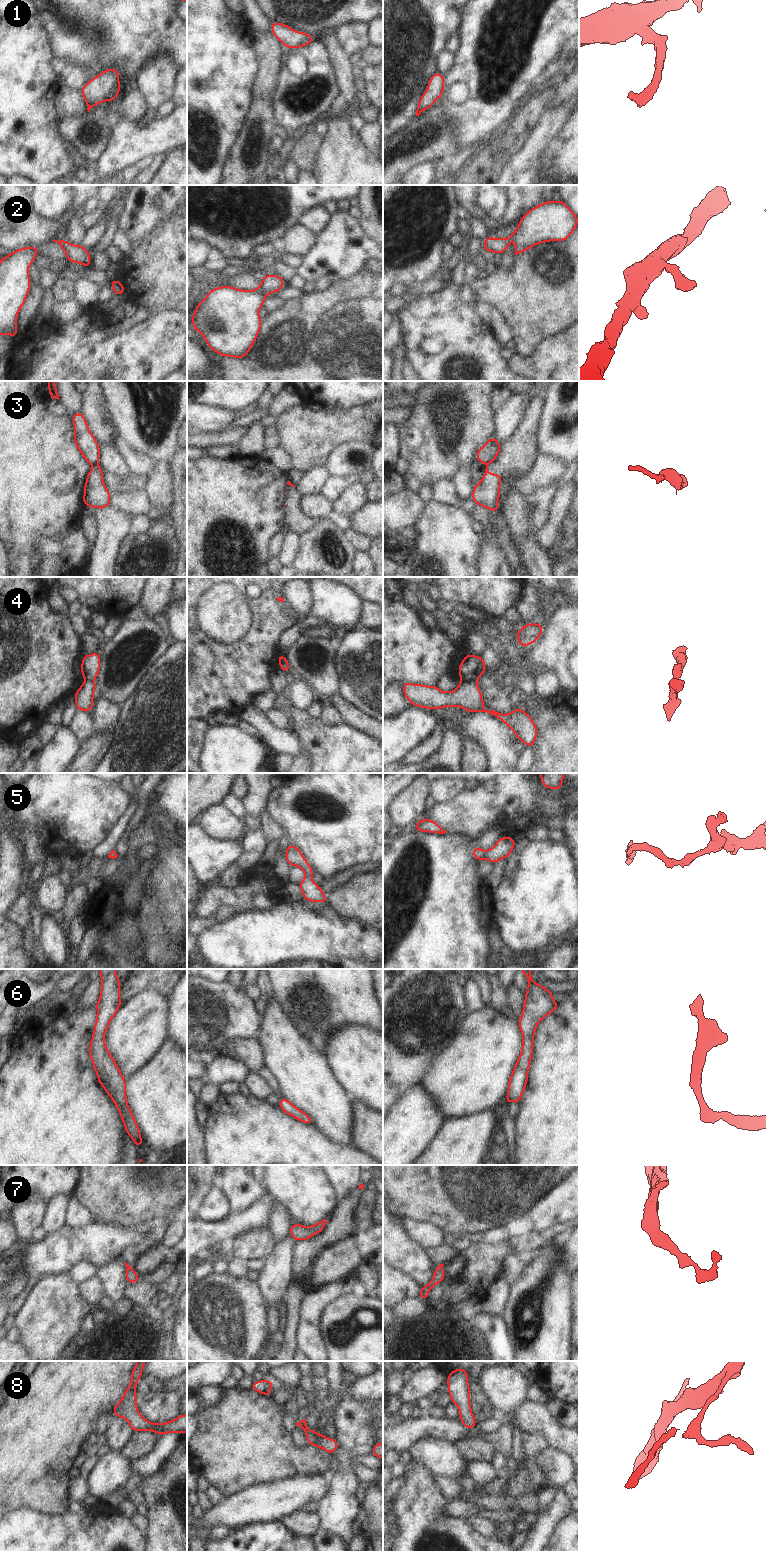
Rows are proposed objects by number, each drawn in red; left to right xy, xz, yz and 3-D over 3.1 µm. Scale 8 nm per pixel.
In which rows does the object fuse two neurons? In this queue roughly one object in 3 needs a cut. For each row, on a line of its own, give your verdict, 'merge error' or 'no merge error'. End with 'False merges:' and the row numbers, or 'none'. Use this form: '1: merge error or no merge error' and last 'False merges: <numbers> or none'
1: no merge error
2: no merge error
3: merge error
4: merge error
5: no merge error
6: no merge error
7: no merge error
8: no merge error
False merges: 3, 4

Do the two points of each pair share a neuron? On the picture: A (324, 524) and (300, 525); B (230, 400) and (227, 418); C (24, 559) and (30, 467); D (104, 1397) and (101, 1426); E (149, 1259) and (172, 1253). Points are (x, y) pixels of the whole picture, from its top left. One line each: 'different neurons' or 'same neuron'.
A: different neurons
B: different neurons
C: same neuron
D: different neurons
E: same neuron

